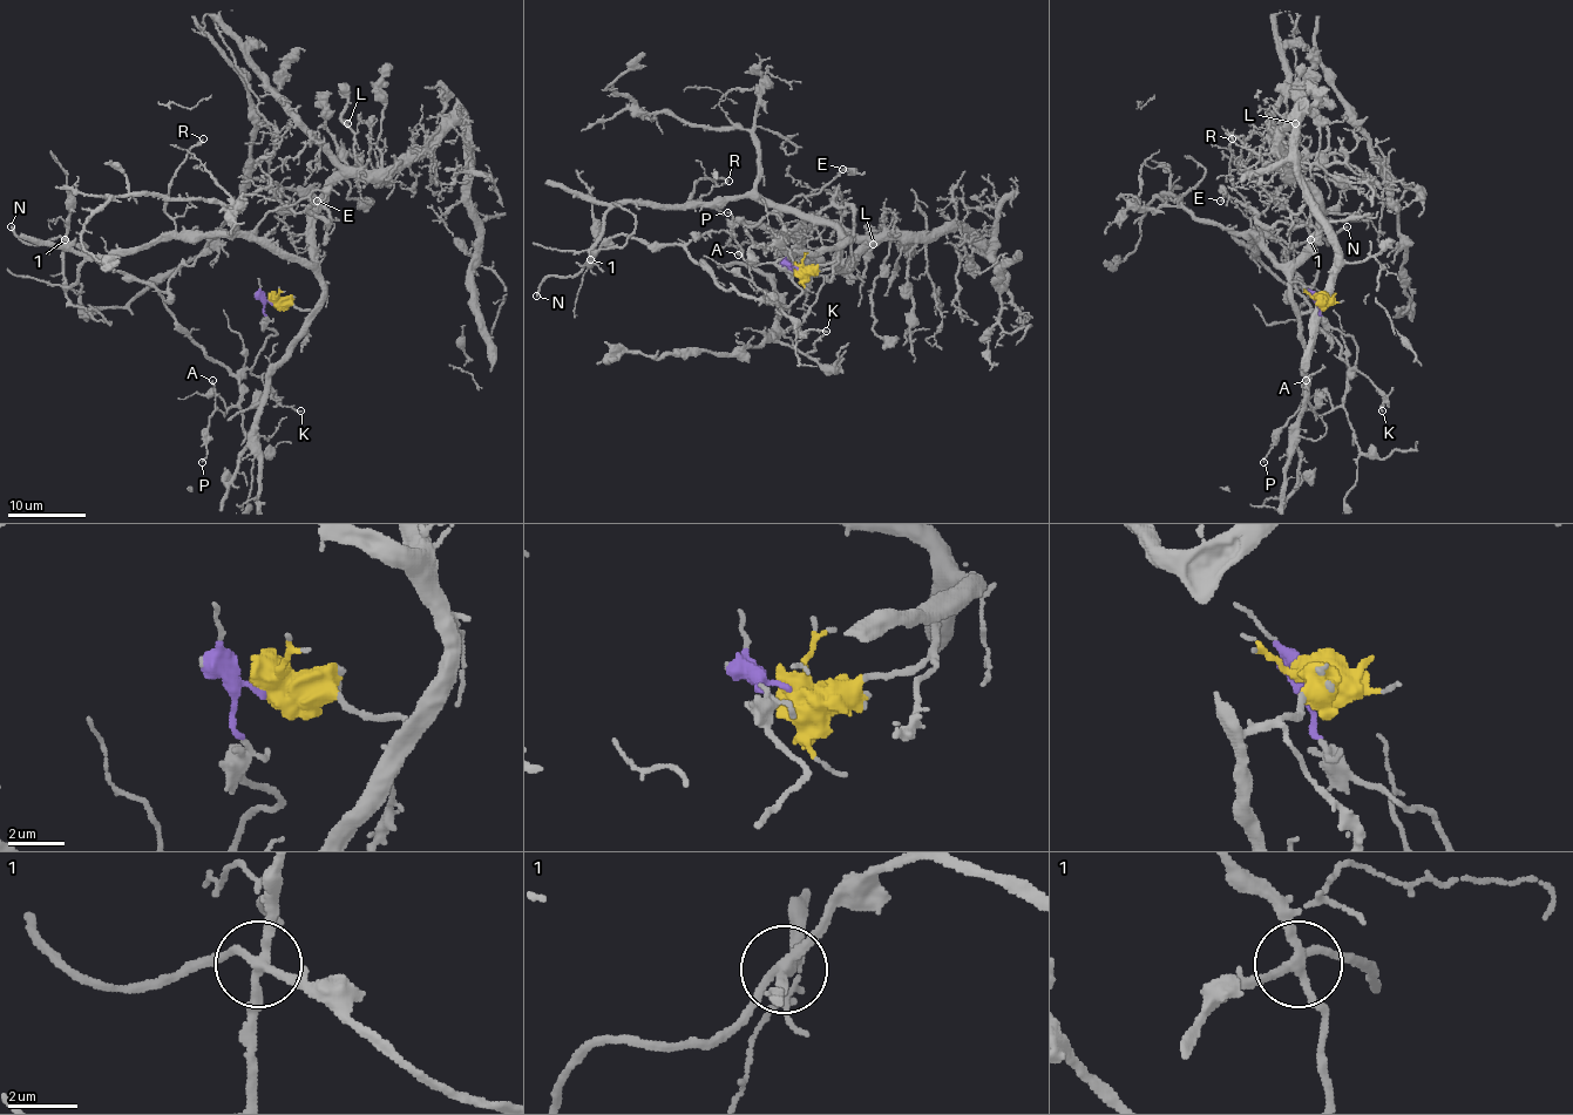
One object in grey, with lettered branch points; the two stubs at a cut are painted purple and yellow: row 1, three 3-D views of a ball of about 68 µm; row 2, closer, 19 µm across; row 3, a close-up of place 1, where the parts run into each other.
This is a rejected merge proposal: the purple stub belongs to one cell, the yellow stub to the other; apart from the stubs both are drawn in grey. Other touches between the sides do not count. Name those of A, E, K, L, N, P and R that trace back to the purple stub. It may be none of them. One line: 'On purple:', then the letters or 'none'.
On purple: A, E, K, N, P

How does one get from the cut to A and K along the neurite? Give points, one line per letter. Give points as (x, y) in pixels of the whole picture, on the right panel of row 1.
A: (1320, 303), (1320, 314), (1355, 340), (1357, 364), (1346, 401), (1331, 412), (1315, 415), (1300, 405), (1306, 380)
K: (1320, 303), (1320, 314), (1355, 340), (1357, 368), (1382, 398), (1382, 412)

